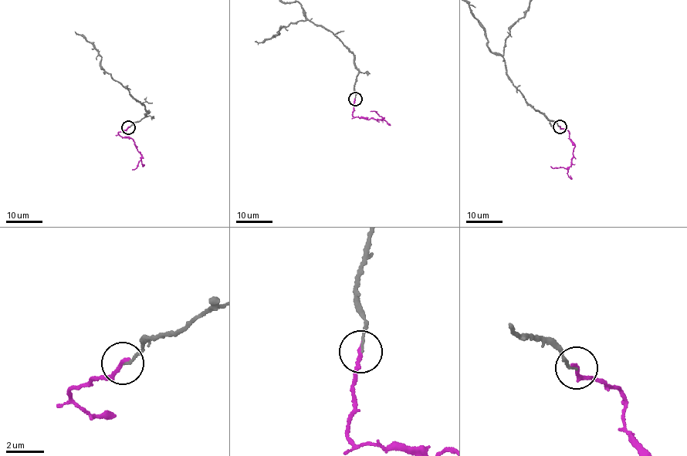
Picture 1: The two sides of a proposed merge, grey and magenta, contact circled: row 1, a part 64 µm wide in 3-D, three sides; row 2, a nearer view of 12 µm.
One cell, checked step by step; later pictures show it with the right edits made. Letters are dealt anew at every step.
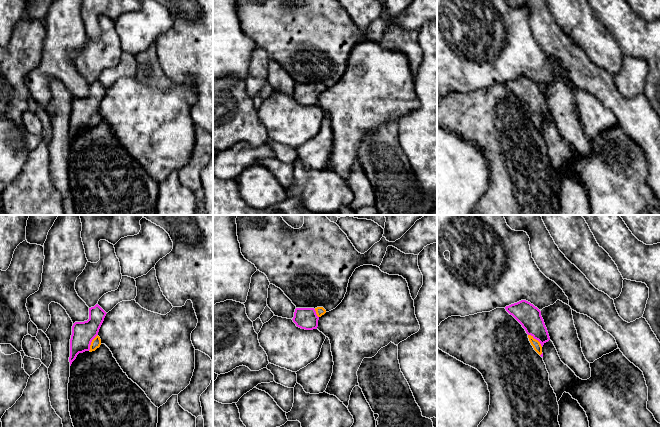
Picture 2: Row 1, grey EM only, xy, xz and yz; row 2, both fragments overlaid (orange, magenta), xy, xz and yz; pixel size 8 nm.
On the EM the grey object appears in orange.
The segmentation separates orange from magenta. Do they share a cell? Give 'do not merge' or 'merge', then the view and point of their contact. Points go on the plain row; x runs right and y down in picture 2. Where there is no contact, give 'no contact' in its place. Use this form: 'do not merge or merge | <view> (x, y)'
merge | yz (535, 115)

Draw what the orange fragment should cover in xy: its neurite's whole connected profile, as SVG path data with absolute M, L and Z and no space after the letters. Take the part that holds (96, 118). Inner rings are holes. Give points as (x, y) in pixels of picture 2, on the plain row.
M96 80L89 84L89 95L84 98L75 98L72 102L70 115L70 142L79 129L95 127L101 121L98 112L99 105L104 97L106 88Z

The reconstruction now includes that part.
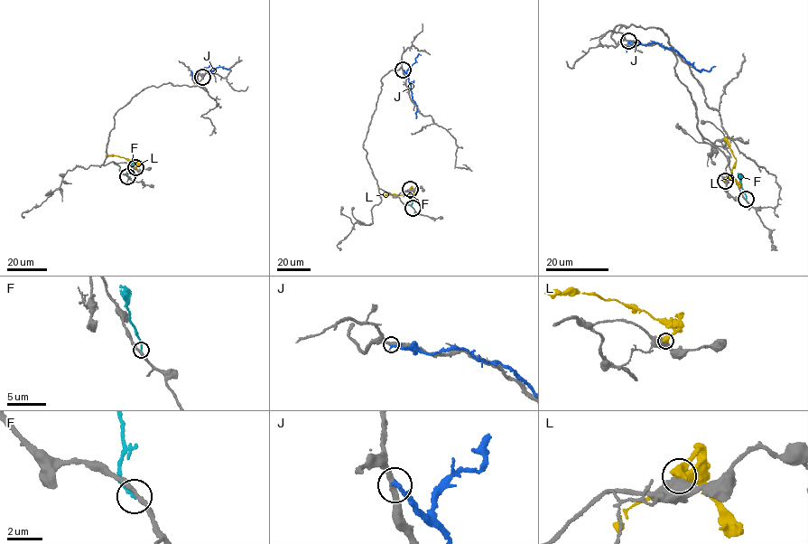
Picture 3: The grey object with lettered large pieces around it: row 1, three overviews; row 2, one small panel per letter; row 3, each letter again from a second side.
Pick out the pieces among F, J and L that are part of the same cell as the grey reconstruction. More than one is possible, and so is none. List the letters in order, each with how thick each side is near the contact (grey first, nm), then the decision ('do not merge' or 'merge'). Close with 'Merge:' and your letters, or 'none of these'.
F: 260 nm thick on the grey side, 200 nm on the other; do not merge
J: 320 nm thick on the grey side, 260 nm on the other; do not merge
L: 750 nm thick on the grey side, 500 nm on the other; do not merge
Merge: none of these

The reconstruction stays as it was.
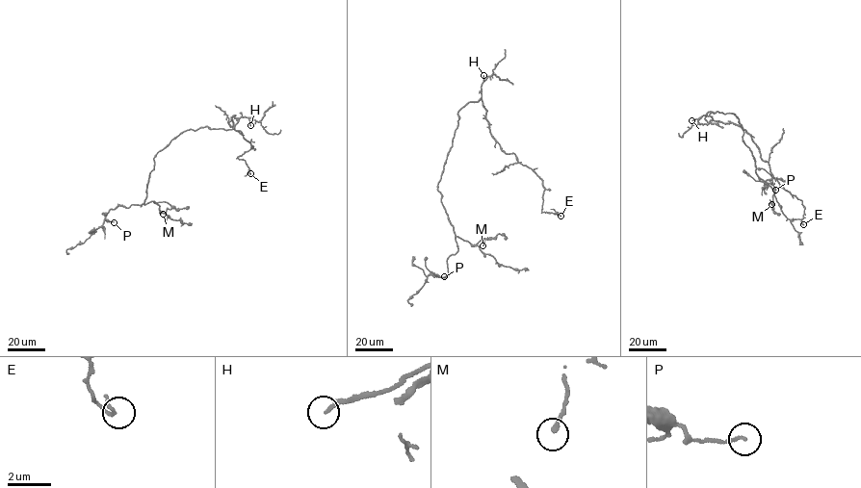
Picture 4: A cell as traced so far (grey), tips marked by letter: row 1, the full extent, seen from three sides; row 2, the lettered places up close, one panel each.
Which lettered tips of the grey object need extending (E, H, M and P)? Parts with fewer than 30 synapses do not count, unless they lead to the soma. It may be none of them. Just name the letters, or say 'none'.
H

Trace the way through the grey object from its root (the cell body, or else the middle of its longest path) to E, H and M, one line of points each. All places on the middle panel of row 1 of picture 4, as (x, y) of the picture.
E: (450, 148), (458, 111), (482, 100), (491, 135), (501, 149), (514, 153), (541, 180), (541, 211), (560, 216)
H: (450, 148), (458, 123), (457, 113), (469, 102), (481, 98), (483, 75)
M: (450, 148), (437, 185), (442, 205), (456, 236), (473, 244), (487, 239), (482, 245)

